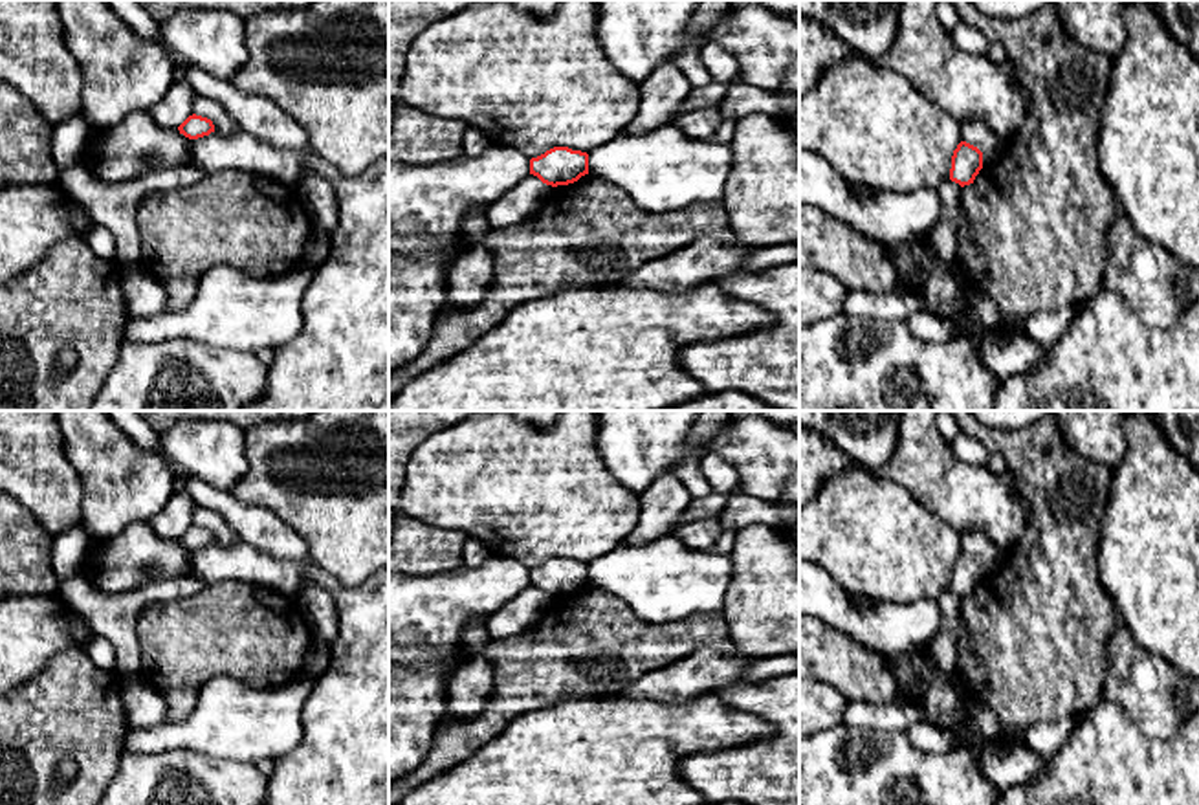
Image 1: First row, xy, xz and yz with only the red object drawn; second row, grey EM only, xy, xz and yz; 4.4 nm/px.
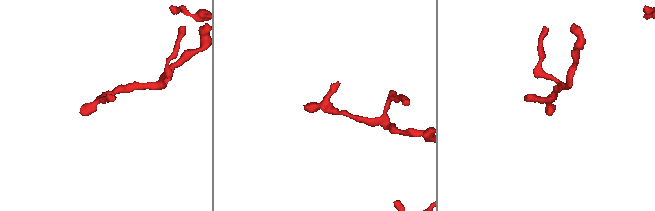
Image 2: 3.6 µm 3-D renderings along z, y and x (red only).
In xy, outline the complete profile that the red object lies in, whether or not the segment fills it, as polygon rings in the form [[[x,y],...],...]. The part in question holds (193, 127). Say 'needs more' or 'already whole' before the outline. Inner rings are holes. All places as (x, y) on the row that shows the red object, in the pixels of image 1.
already whole | [[[192,114],[178,127],[178,130],[189,139],[198,139],[214,132],[214,125],[211,119]]]

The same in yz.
already whole | [[[961,141],[952,156],[950,180],[961,187],[970,185],[981,169],[983,152],[974,145]]]

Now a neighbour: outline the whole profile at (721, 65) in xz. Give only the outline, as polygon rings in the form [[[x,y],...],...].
[[[706,40],[700,48],[700,59],[711,81],[732,84],[737,81],[741,64],[724,46]]]

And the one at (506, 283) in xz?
[[[592,174],[554,187],[554,194],[528,220],[491,229],[486,235],[482,246],[495,253],[495,277],[486,301],[464,310],[455,308],[449,301],[442,306],[424,352],[414,361],[389,372],[389,400],[420,372],[469,348],[482,334],[506,319],[517,304],[550,297],[561,290],[620,284],[638,266],[697,238],[710,238],[717,244],[737,240],[722,200],[695,202],[667,213],[656,213],[642,211],[623,189]]]

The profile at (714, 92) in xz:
[[[711,81],[704,88],[693,88],[682,106],[682,114],[689,114],[706,105],[715,106],[730,90],[730,84]]]

